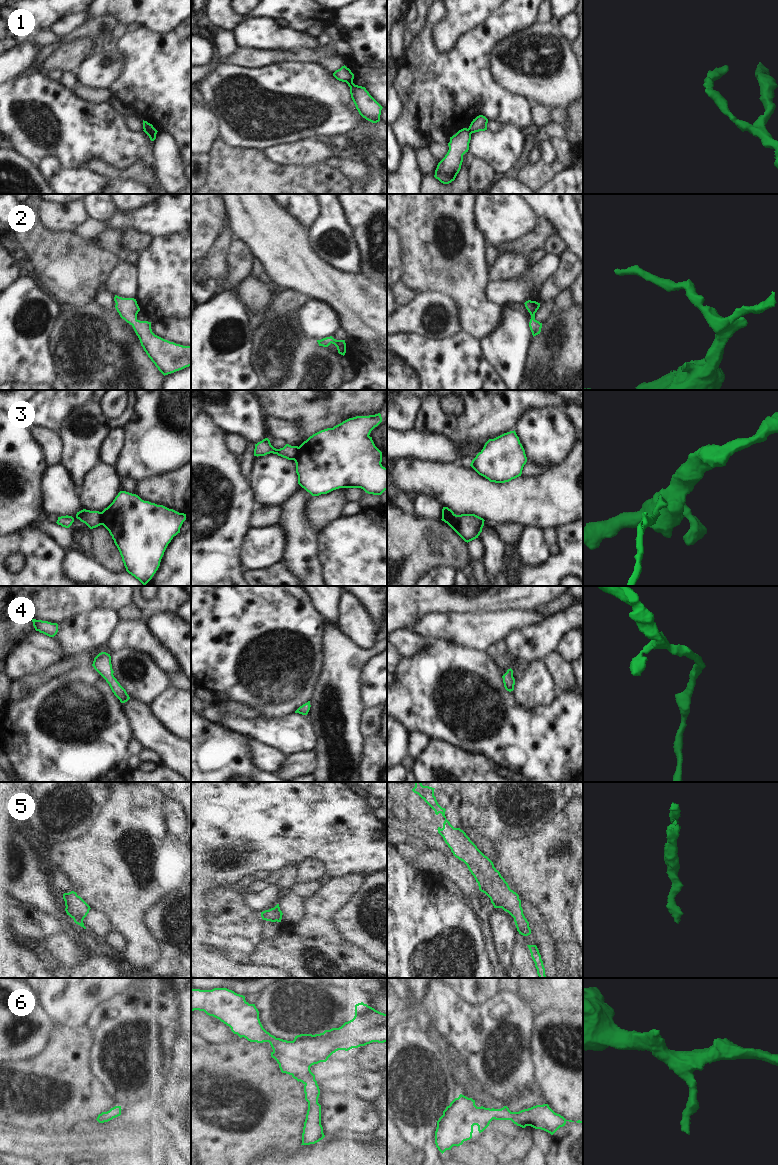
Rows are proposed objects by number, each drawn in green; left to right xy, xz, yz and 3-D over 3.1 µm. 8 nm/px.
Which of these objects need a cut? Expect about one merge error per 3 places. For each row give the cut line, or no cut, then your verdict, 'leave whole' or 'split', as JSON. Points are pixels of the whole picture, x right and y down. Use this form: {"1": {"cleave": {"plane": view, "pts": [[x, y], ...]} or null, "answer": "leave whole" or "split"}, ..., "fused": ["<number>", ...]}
{"1": {"cleave": {"plane": "xy", "pts": [[144, 129], [155, 134]]}, "answer": "split"}, "2": {"cleave": null, "answer": "leave whole"}, "3": {"cleave": {"plane": "xy", "pts": [[101, 512], [102, 524]]}, "answer": "split"}, "4": {"cleave": null, "answer": "leave whole"}, "5": {"cleave": null, "answer": "leave whole"}, "6": {"cleave": null, "answer": "leave whole"}, "fused": ["1", "3"]}

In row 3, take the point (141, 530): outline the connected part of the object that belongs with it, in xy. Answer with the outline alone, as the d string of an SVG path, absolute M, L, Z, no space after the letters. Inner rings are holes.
M120 491L113 502L102 511L102 525L109 531L117 546L126 571L144 586L160 566L164 552L186 520L186 514L163 505L142 500L138 495Z

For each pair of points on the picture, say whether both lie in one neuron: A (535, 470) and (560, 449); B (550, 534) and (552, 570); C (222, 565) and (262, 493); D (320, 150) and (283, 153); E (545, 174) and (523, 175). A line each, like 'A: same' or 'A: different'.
A: different
B: different
C: different
D: same
E: same

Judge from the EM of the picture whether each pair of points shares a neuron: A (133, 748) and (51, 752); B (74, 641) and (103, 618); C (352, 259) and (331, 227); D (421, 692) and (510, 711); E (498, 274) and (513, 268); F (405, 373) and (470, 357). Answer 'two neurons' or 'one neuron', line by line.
A: two neurons
B: one neuron
C: one neuron
D: one neuron
E: one neuron
F: one neuron

